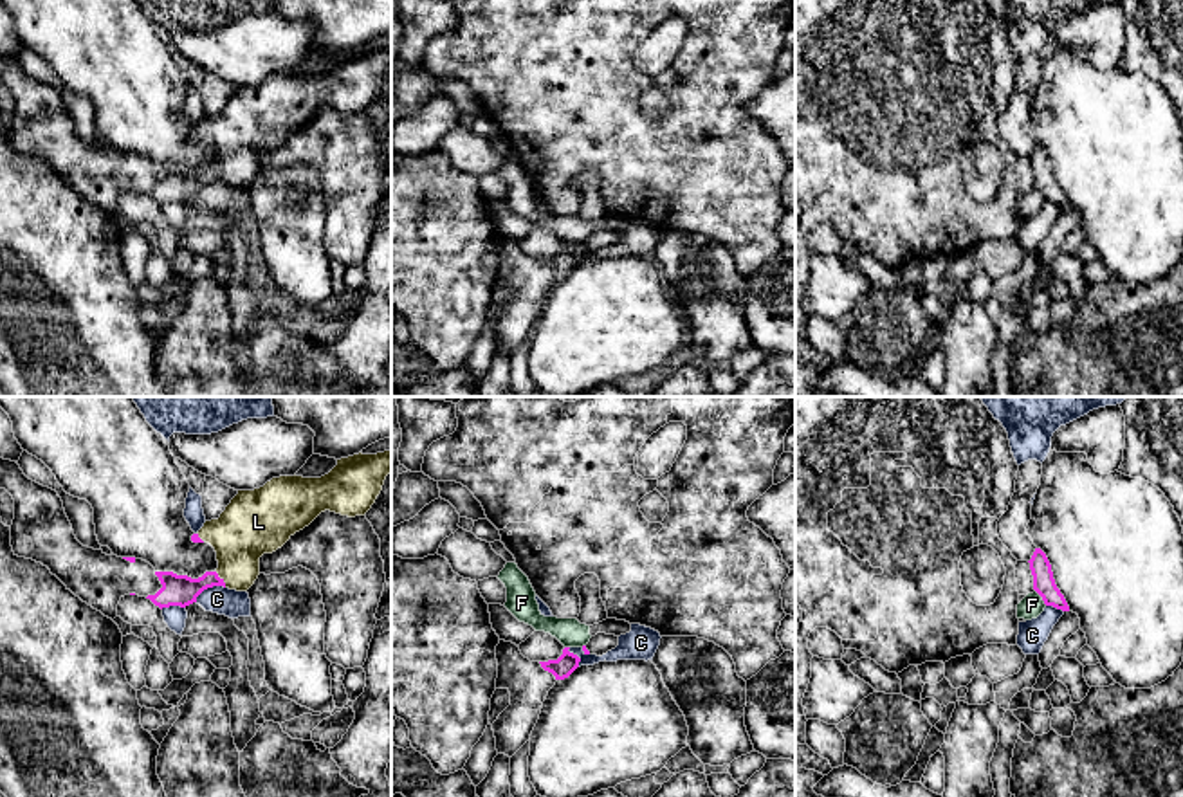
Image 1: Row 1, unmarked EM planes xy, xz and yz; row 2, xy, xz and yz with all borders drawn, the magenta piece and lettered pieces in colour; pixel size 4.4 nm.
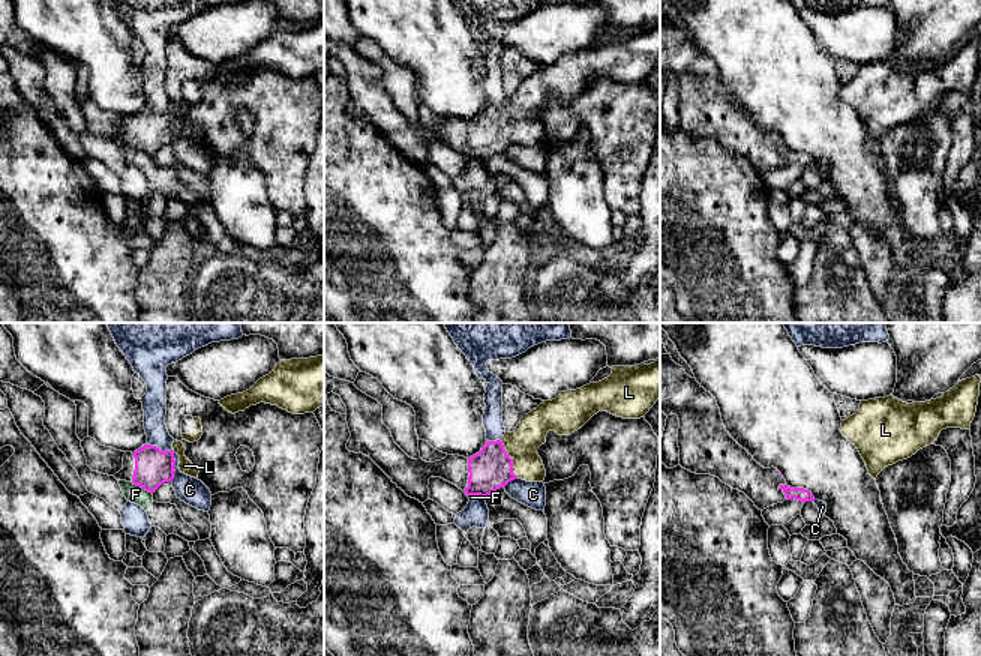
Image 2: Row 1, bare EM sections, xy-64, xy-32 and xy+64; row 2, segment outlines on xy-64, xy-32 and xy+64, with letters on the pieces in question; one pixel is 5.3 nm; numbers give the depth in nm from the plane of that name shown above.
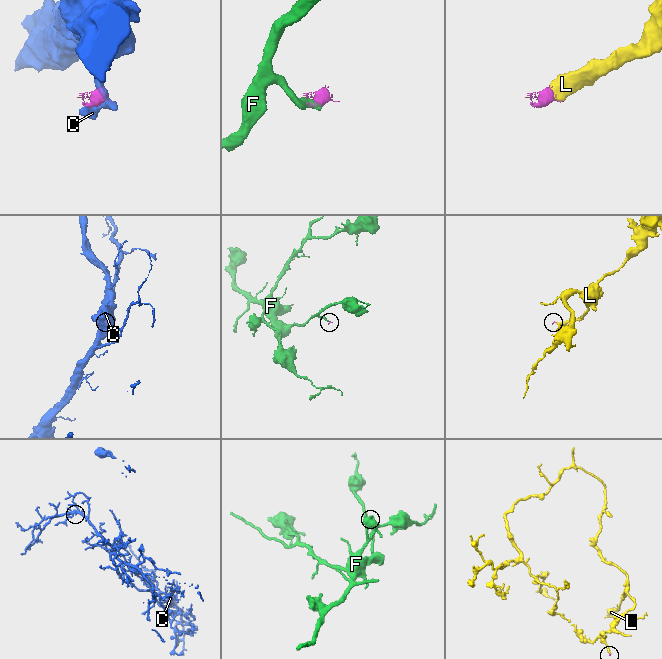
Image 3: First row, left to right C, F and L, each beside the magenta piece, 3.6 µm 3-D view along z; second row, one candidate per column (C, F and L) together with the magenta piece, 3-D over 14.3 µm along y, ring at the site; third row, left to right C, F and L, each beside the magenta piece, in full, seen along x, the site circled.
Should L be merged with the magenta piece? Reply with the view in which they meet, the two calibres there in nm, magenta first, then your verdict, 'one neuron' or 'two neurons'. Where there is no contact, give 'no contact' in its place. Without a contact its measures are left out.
contact in xy; calibres 140 and 260 nm; one neuron

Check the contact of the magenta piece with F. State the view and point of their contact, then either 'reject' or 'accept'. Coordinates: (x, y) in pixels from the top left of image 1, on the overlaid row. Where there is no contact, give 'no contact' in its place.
yz (1041, 595) | reject

